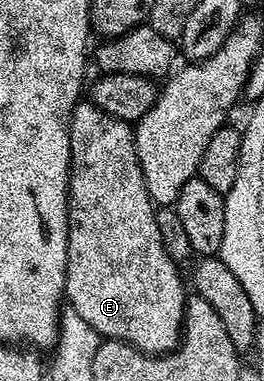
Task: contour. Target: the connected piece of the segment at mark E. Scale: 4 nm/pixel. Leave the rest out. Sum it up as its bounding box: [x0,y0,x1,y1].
[64,100,187,355]

